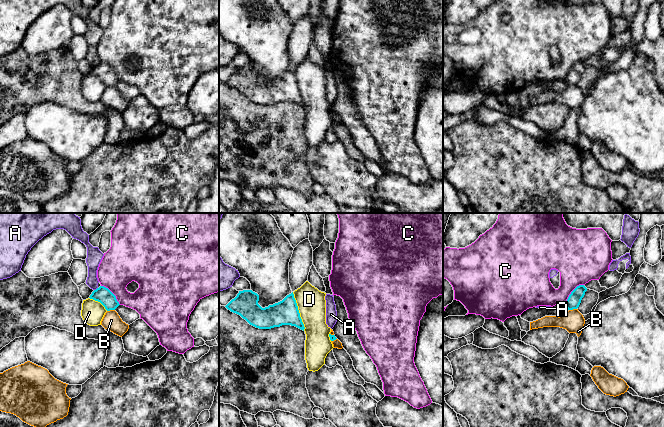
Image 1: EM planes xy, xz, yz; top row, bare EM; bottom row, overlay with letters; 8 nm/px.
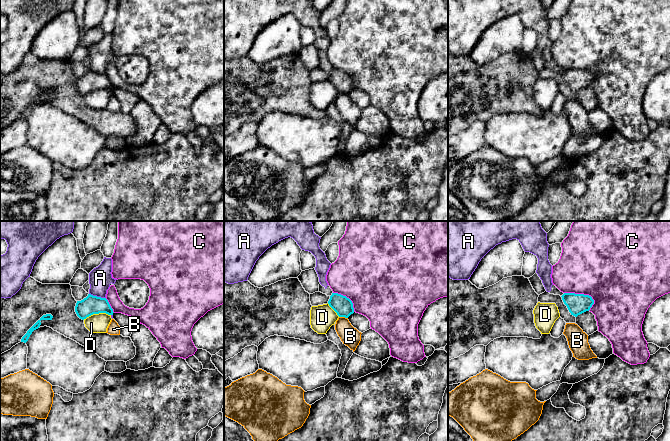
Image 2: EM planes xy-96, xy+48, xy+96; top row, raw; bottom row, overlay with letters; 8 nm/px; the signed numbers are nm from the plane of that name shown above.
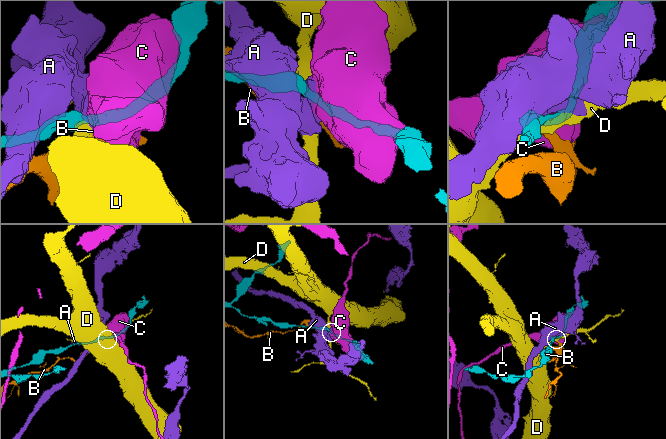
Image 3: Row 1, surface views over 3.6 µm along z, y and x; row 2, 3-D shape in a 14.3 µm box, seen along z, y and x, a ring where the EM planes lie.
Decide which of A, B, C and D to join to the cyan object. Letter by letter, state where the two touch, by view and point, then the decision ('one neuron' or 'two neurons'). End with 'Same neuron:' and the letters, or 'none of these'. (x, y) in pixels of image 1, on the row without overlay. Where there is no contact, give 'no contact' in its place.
A: meets cyan in xy at (96, 65); two neurons
B: meets cyan in xy at (110, 85); two neurons
C: meets cyan in yz at (571, 68); two neurons
D: meets cyan in xz at (298, 87); two neurons
Same neuron: none of these

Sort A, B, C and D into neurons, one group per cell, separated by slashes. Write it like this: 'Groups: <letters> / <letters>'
Groups: A / B / C / D

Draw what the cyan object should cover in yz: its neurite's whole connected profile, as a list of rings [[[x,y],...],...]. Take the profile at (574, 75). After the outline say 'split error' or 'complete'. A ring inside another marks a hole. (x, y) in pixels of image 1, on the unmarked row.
[[[584,61],[577,62],[569,71],[564,82],[568,86],[577,85],[581,79],[582,74],[584,73],[586,67],[587,67],[587,64]]] | complete

